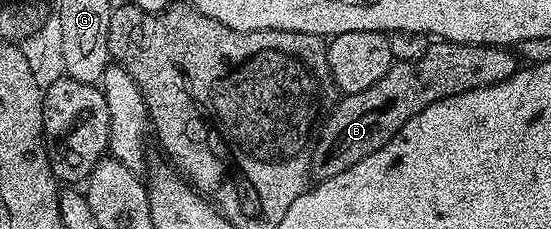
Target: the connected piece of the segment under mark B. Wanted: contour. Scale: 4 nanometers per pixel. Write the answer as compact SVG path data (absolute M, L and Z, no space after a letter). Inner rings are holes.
M432 43L431 48L425 50L425 54L421 54L421 58L400 60L392 64L389 74L385 74L385 78L381 78L381 82L373 82L373 86L369 86L369 90L361 90L352 96L344 95L336 103L335 109L323 121L323 127L317 133L315 150L311 153L311 176L316 181L336 176L341 170L361 162L361 158L386 146L403 129L405 122L409 122L409 118L413 118L421 110L425 110L425 106L449 98L453 94L461 94L469 90L493 86L497 82L505 82L514 72L518 72L520 67L520 57L507 46Z

